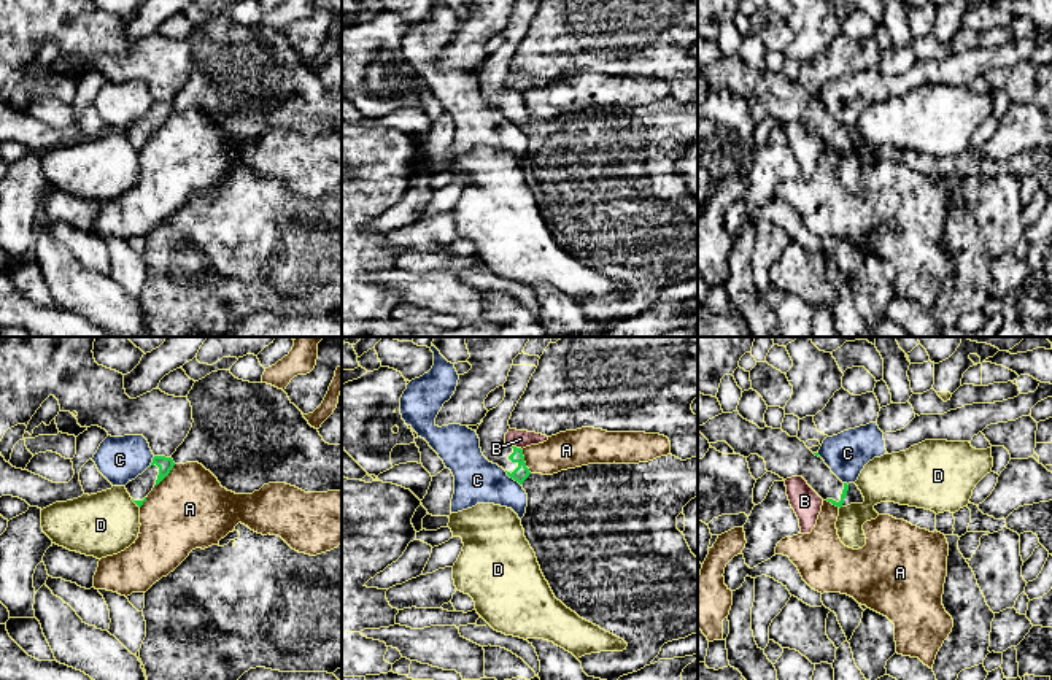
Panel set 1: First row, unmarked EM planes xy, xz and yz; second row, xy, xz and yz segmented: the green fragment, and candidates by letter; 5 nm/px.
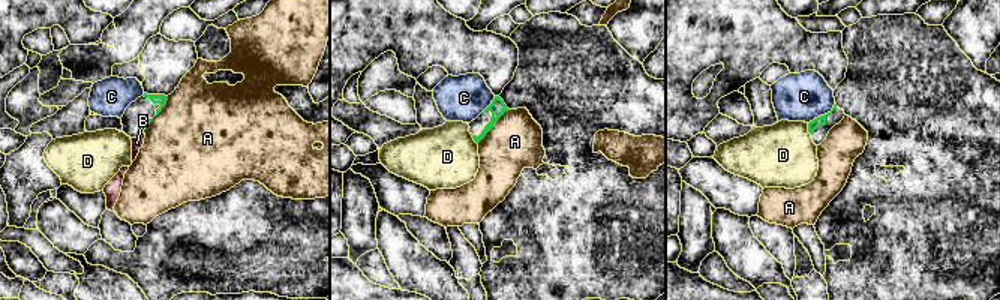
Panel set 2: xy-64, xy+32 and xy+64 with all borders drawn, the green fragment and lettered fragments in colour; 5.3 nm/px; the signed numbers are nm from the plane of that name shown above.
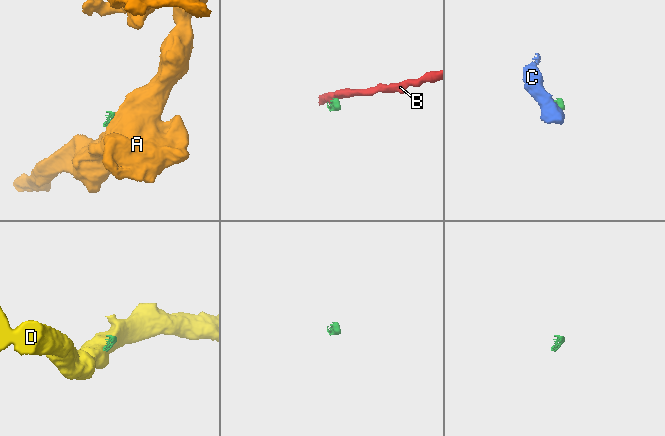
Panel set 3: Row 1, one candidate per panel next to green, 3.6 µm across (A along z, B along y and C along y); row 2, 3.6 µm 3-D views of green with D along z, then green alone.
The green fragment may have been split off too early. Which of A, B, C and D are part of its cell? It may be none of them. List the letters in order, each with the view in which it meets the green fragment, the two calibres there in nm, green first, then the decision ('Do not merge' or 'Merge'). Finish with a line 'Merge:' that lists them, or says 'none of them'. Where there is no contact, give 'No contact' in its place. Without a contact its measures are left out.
A: Touches green in xy. Thickness 80 nm (green) against 400 nm. Do not merge
B: Touches green in xz. Thickness 80 nm (green) against 90 nm. Do not merge
C: Touches green in xz. Thickness 80 nm (green) against 240 nm. Do not merge
D: Touches green in xy. Thickness 30 nm (green) against 320 nm. Do not merge
Merge: none of them

